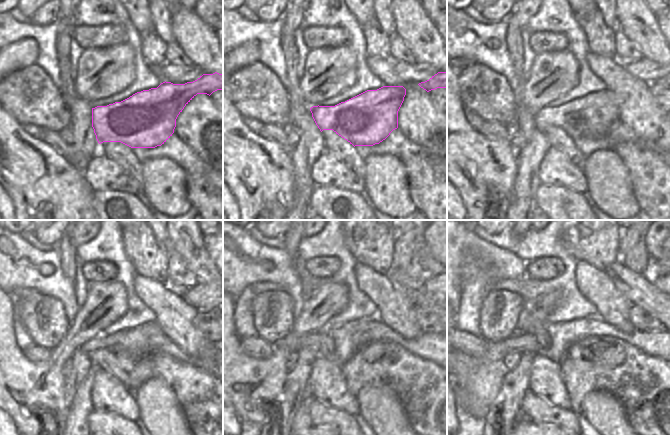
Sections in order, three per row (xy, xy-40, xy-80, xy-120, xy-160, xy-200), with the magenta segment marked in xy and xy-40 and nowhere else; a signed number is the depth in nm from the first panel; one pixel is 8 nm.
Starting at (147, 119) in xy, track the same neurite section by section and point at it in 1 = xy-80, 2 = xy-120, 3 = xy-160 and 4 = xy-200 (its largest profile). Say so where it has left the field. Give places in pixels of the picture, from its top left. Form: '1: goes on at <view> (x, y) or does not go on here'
1: goes on at xy-80 (591, 116)
2: goes on at xy-120 (136, 340)
3: goes on at xy-160 (310, 342)
4: goes on at xy-200 (521, 343)

